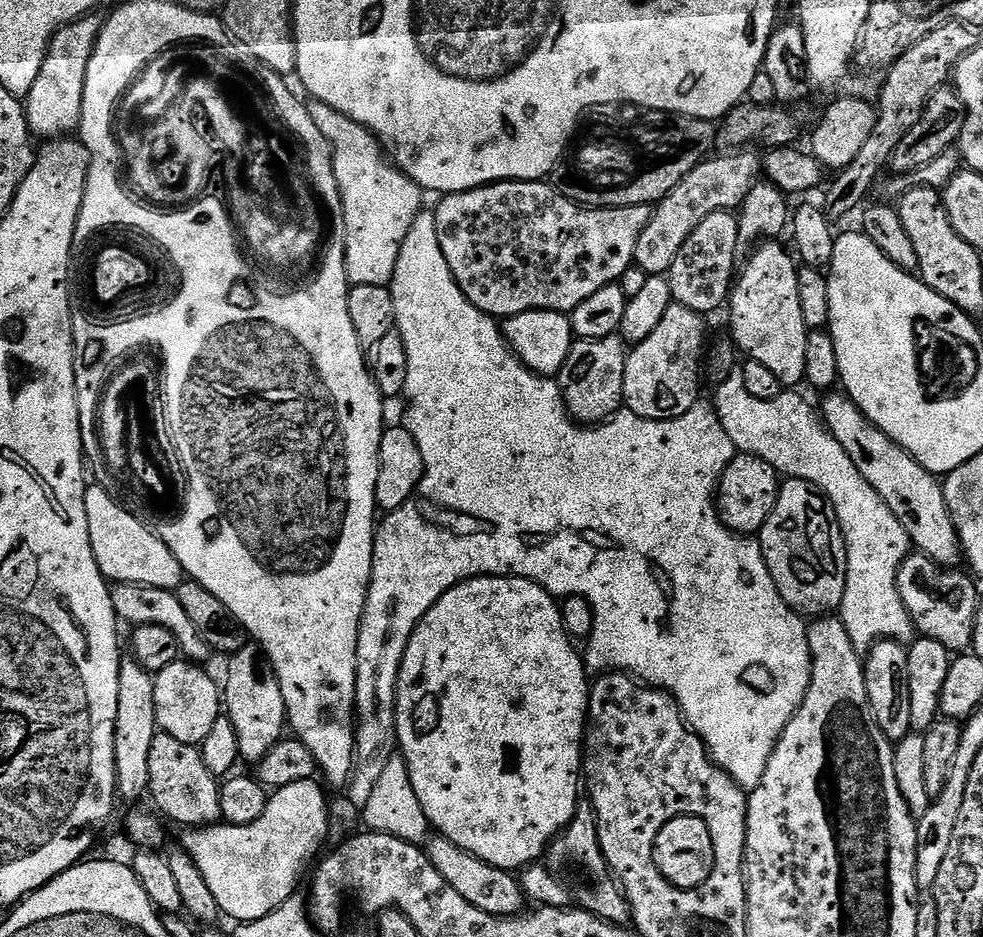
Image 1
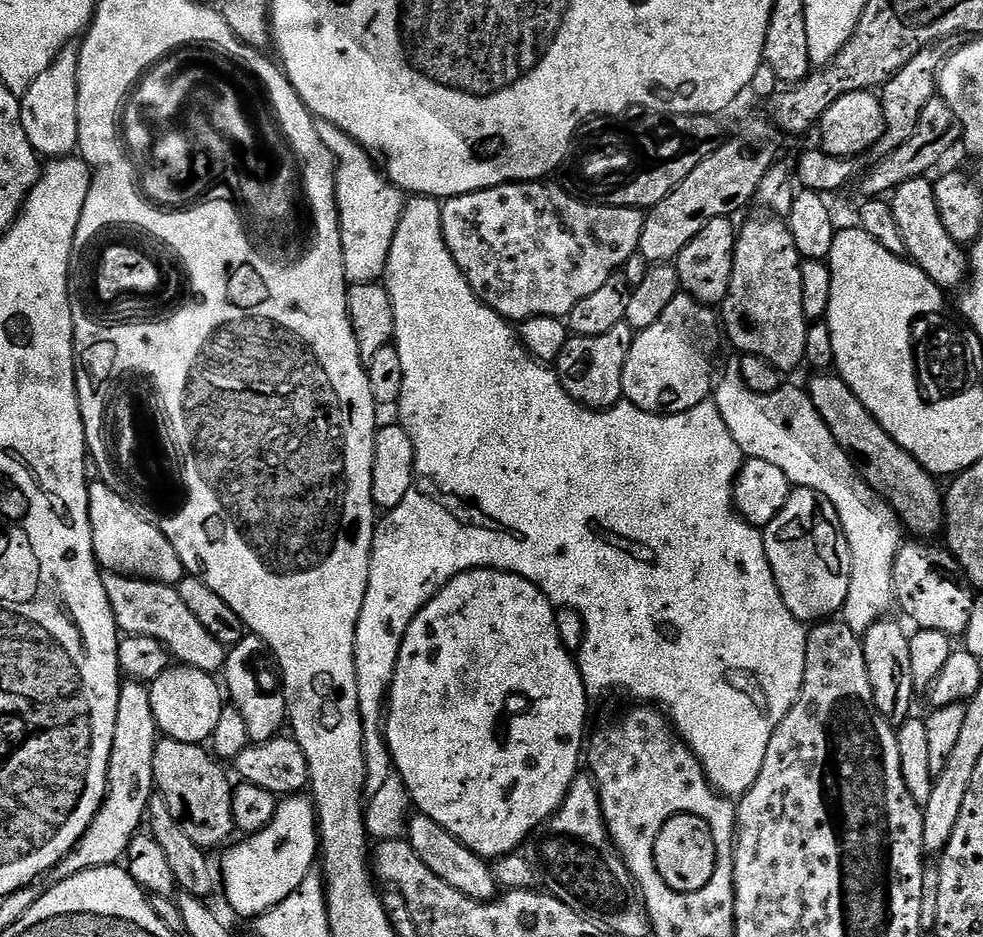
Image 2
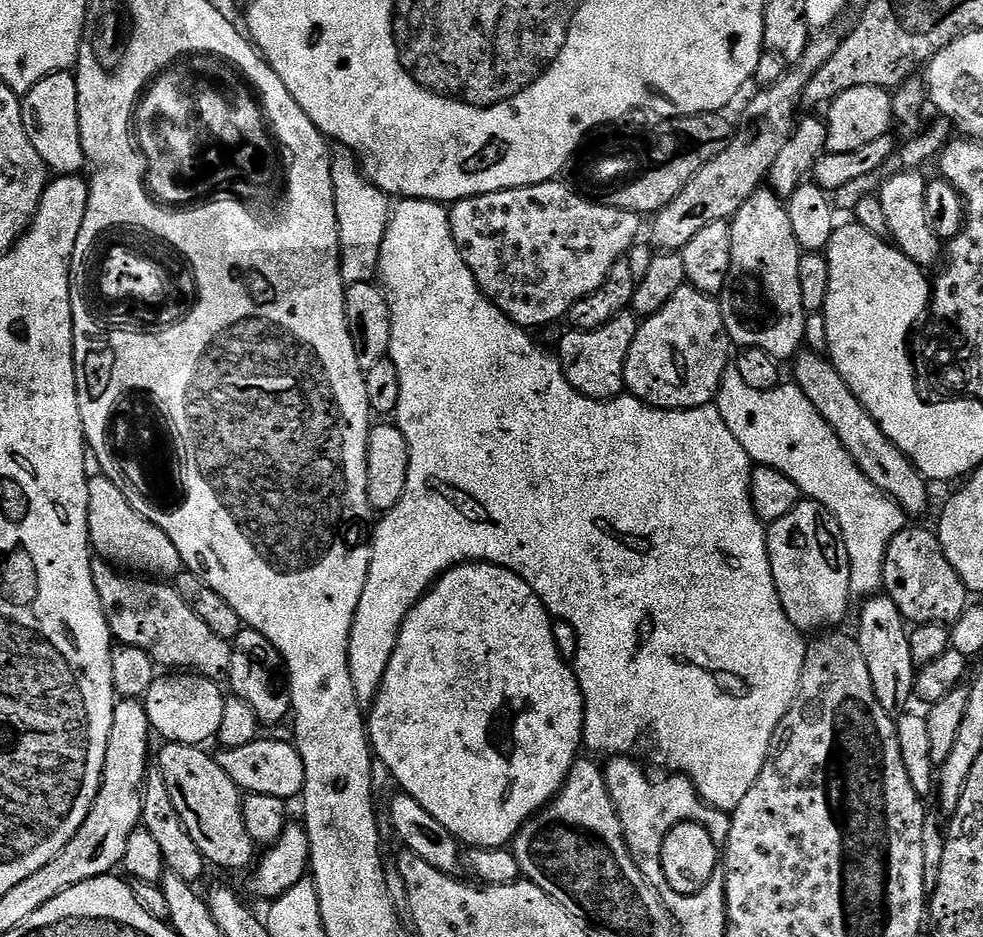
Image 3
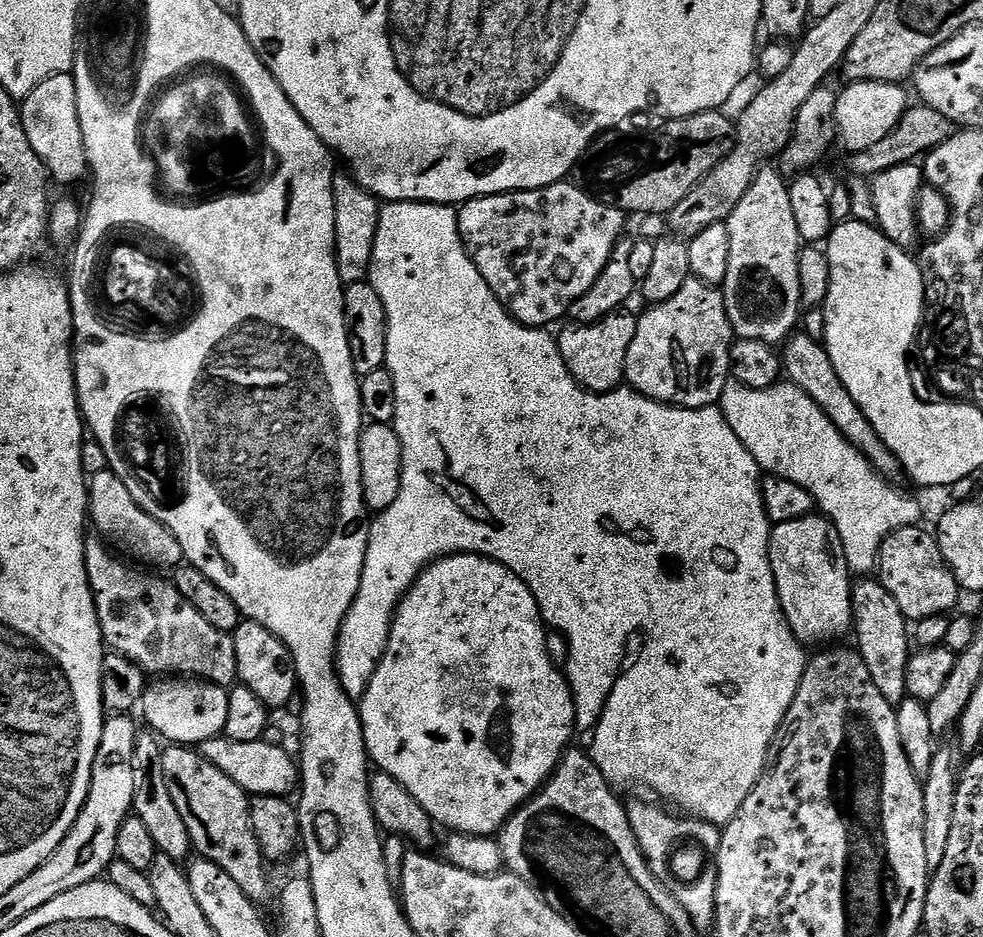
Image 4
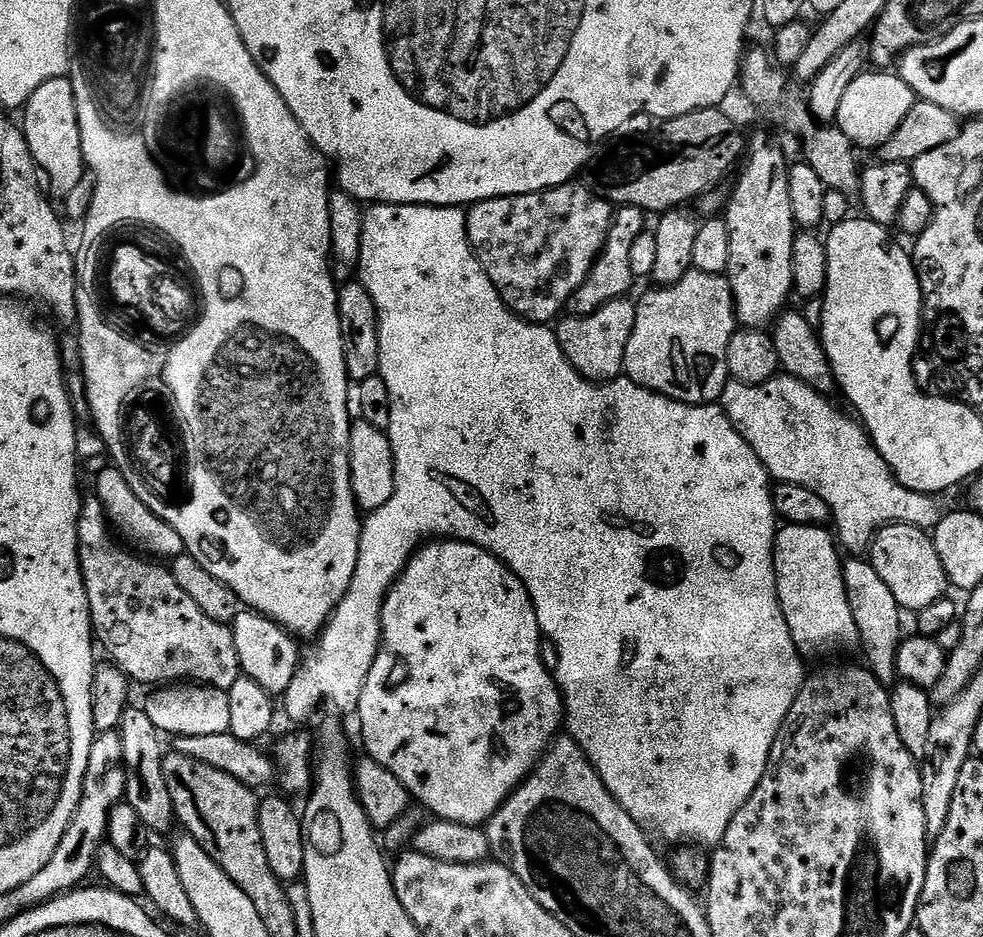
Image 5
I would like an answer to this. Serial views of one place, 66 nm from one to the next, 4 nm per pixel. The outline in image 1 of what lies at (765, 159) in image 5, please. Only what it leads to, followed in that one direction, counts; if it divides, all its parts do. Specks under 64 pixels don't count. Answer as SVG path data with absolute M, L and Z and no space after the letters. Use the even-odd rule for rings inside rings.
M780 242L759 245L747 257L748 265L739 269L730 289L727 308L728 320L732 323L731 343L747 359L762 362L762 366L767 366L774 378L778 378L781 386L792 390L800 386L796 384L805 383L809 329L802 316L802 302L798 299L800 268L793 253L789 249L788 252Z

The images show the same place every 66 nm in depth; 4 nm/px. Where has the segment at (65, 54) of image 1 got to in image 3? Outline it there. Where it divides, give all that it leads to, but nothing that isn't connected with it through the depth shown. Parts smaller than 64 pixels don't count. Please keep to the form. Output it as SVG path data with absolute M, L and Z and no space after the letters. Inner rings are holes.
M71 71L51 72L49 76L42 78L38 86L23 93L20 109L22 110L22 126L26 126L26 134L30 142L34 142L34 150L38 150L38 154L53 173L76 174L81 171L80 167L85 167L86 157L79 138L80 93L76 85L76 77Z

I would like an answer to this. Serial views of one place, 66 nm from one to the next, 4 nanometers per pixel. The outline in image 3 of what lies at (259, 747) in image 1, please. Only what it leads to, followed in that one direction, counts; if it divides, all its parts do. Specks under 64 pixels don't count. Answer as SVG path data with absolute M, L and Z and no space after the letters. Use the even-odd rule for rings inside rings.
M245 627L231 641L231 646L230 670L226 677L227 683L232 683L231 691L250 702L250 707L254 709L261 725L268 726L278 723L279 720L289 719L292 696L288 693L288 670L274 642L270 642L270 638L258 634L253 628Z

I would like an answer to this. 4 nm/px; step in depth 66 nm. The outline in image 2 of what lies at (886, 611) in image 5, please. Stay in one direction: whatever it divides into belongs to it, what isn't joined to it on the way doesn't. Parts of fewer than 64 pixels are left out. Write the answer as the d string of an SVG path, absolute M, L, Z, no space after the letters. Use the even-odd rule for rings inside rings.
M885 618L870 628L863 629L862 639L866 654L866 674L870 674L870 686L874 694L874 702L893 726L905 724L913 715L912 699L918 696L914 686L914 674L910 674L910 636L898 621Z

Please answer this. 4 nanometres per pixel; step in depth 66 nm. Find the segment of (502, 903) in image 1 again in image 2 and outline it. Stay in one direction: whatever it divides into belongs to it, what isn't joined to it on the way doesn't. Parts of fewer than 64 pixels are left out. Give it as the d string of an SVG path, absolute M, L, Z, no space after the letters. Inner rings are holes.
M413 815L406 829L406 839L432 873L438 874L442 882L454 886L454 890L466 894L466 898L485 902L497 899L498 885L496 876L492 873L492 864L484 857L471 852L466 845L460 844L458 838L454 838L454 834L438 826L438 822L434 822L428 816Z

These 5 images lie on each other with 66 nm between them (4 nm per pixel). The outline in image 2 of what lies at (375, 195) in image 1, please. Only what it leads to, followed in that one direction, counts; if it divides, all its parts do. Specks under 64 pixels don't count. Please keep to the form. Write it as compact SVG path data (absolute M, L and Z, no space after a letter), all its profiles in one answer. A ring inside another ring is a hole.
M317 119L316 129L318 138L326 142L336 160L336 201L340 207L344 272L348 276L349 285L379 281L384 274L394 234L404 217L405 193L381 171L368 149L347 136L338 126Z

